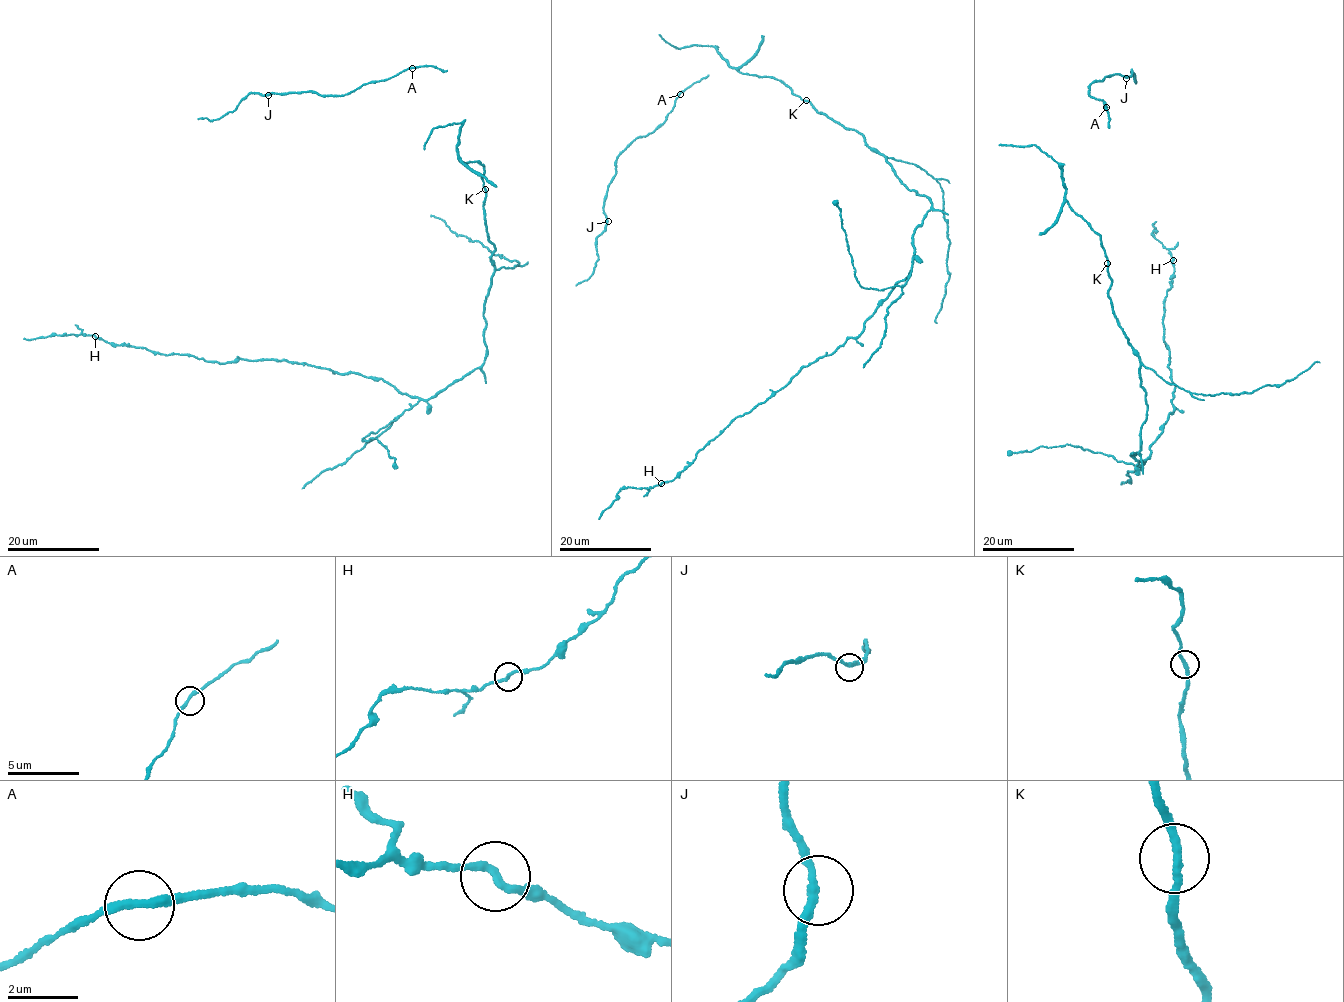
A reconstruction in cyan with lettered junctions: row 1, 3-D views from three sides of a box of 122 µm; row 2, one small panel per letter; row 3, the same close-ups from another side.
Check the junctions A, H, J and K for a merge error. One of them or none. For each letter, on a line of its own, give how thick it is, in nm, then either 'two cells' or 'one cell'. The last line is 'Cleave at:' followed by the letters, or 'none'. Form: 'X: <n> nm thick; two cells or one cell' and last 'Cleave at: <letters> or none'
A: 240 nm thick; one cell
H: 220 nm thick; one cell
J: 220 nm thick; one cell
K: 200 nm thick; one cell
Cleave at: none

